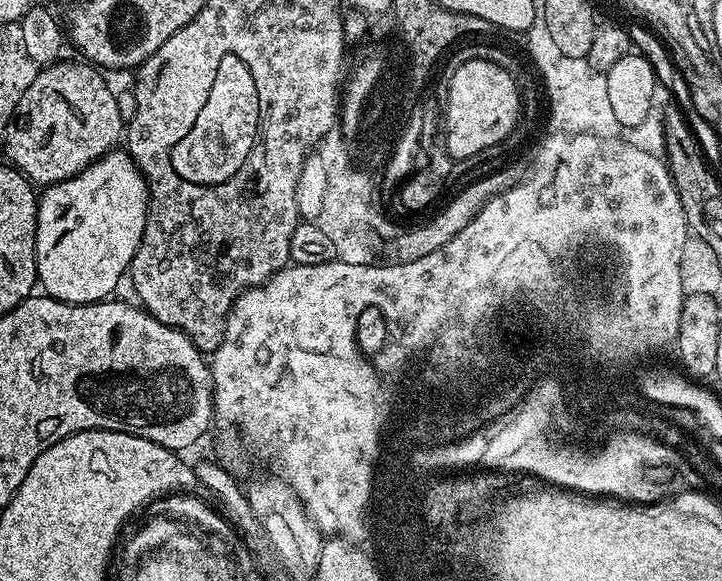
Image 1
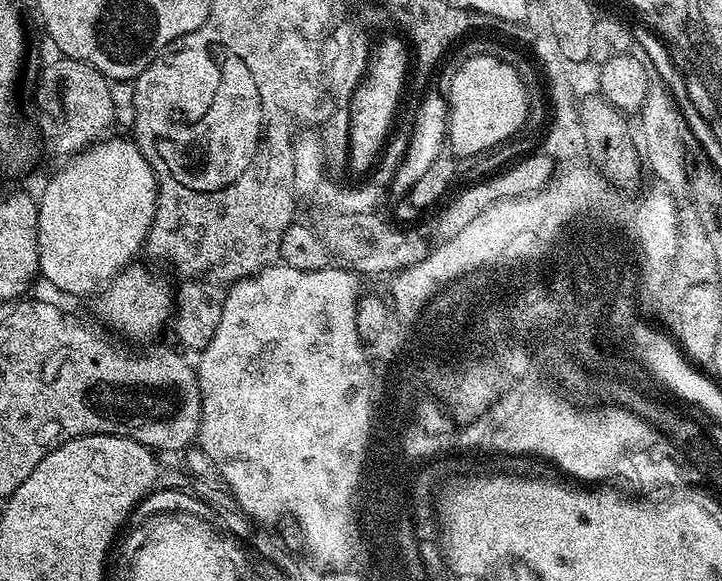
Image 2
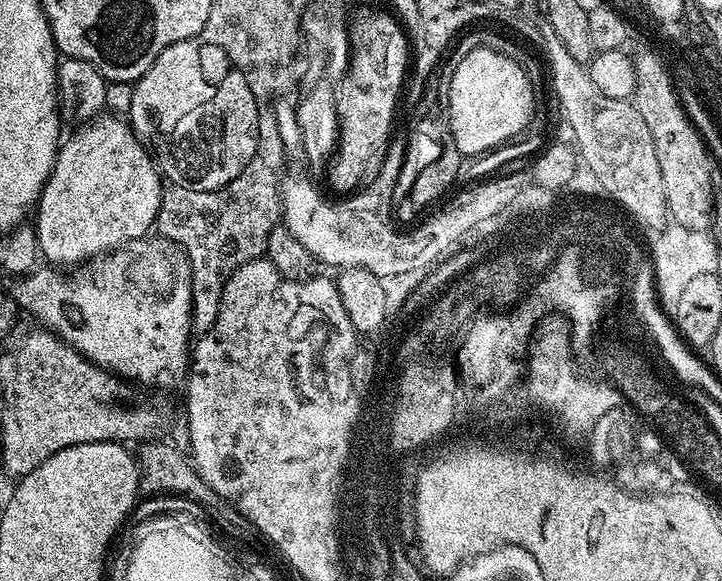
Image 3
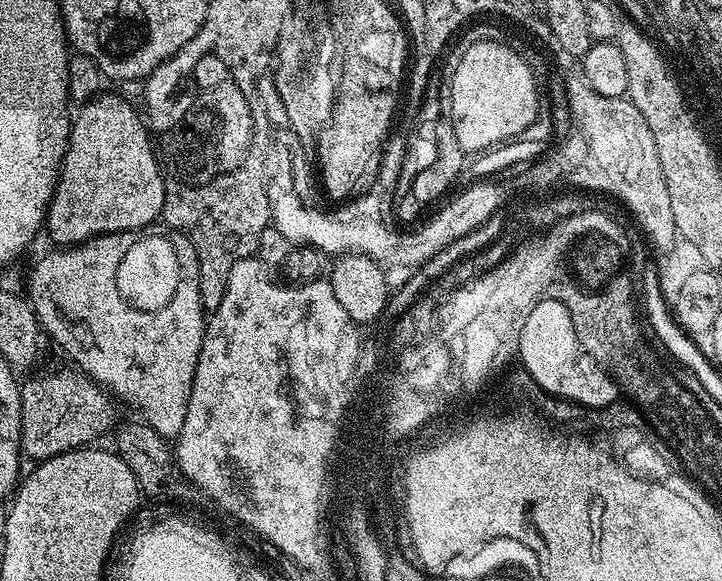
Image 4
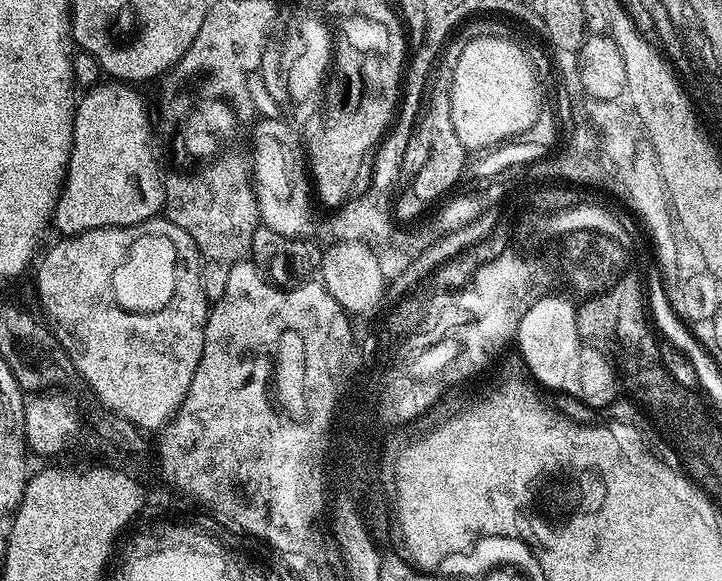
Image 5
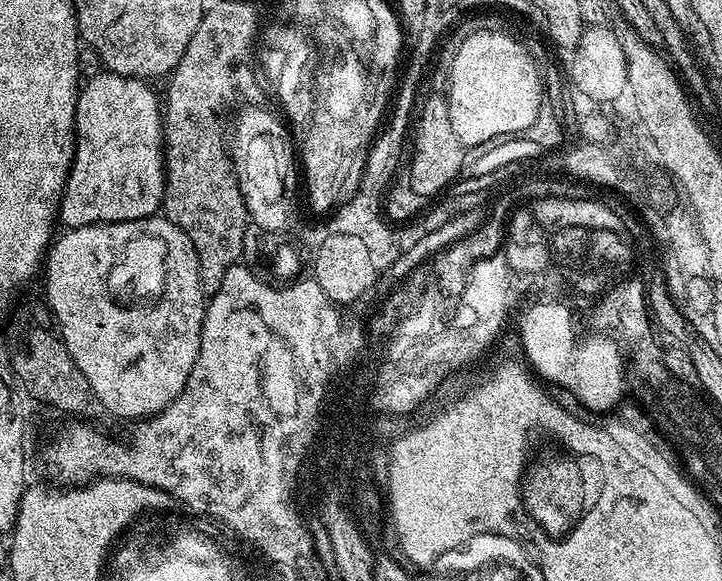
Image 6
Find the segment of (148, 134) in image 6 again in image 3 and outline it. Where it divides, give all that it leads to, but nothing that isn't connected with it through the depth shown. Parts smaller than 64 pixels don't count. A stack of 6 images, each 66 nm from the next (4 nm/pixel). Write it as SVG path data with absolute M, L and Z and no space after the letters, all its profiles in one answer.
M101 114L87 122L72 137L65 139L52 167L50 178L34 209L34 229L39 255L52 266L79 266L111 254L123 244L140 240L153 231L160 209L162 177L147 148L140 143L127 119Z

